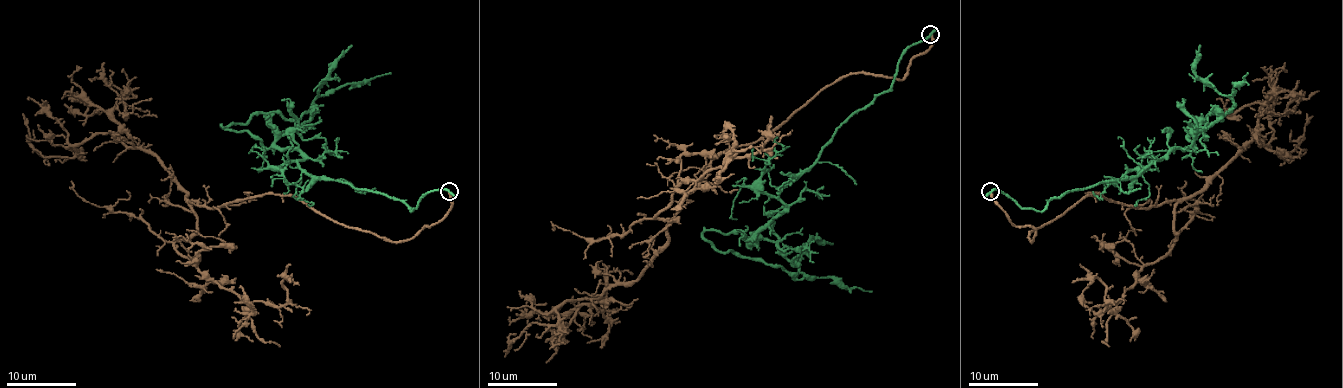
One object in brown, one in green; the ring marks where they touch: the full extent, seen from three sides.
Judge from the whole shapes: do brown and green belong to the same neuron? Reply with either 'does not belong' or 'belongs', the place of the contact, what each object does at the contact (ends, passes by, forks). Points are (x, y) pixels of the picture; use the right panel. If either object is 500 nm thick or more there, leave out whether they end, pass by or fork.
does not belong; at (990, 191); brown ends there; green passes by

